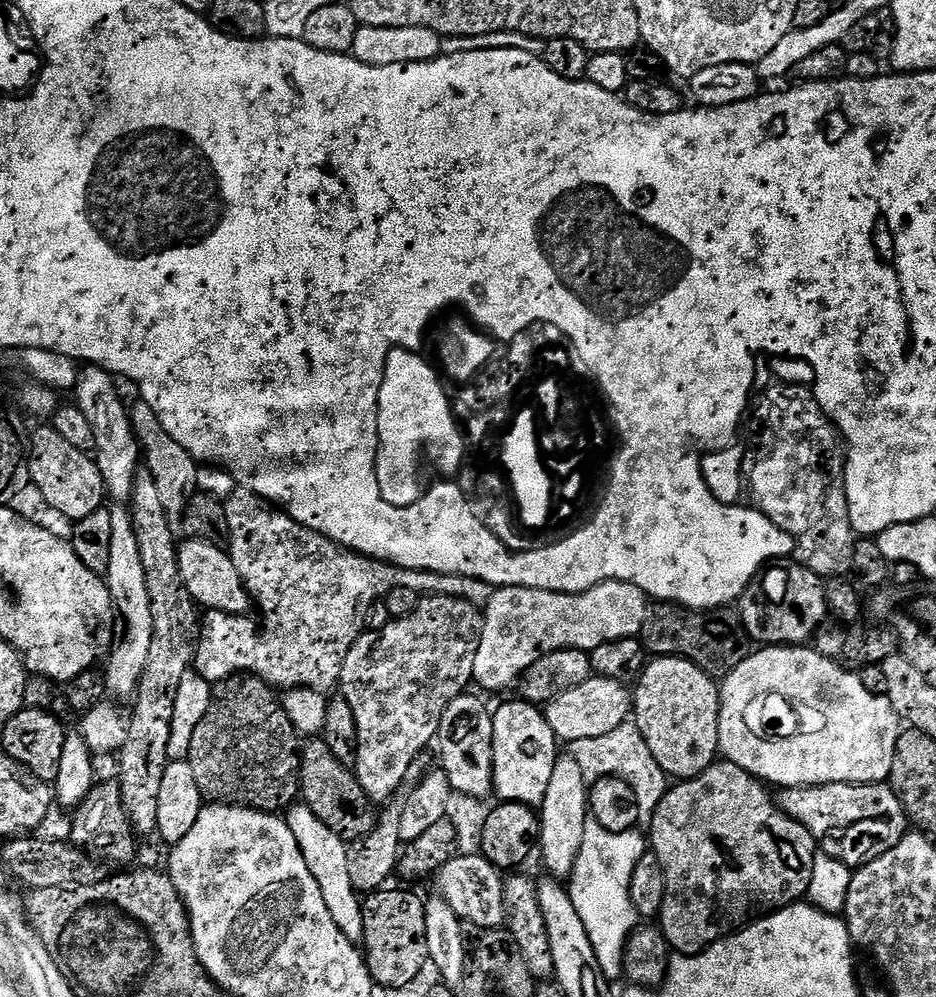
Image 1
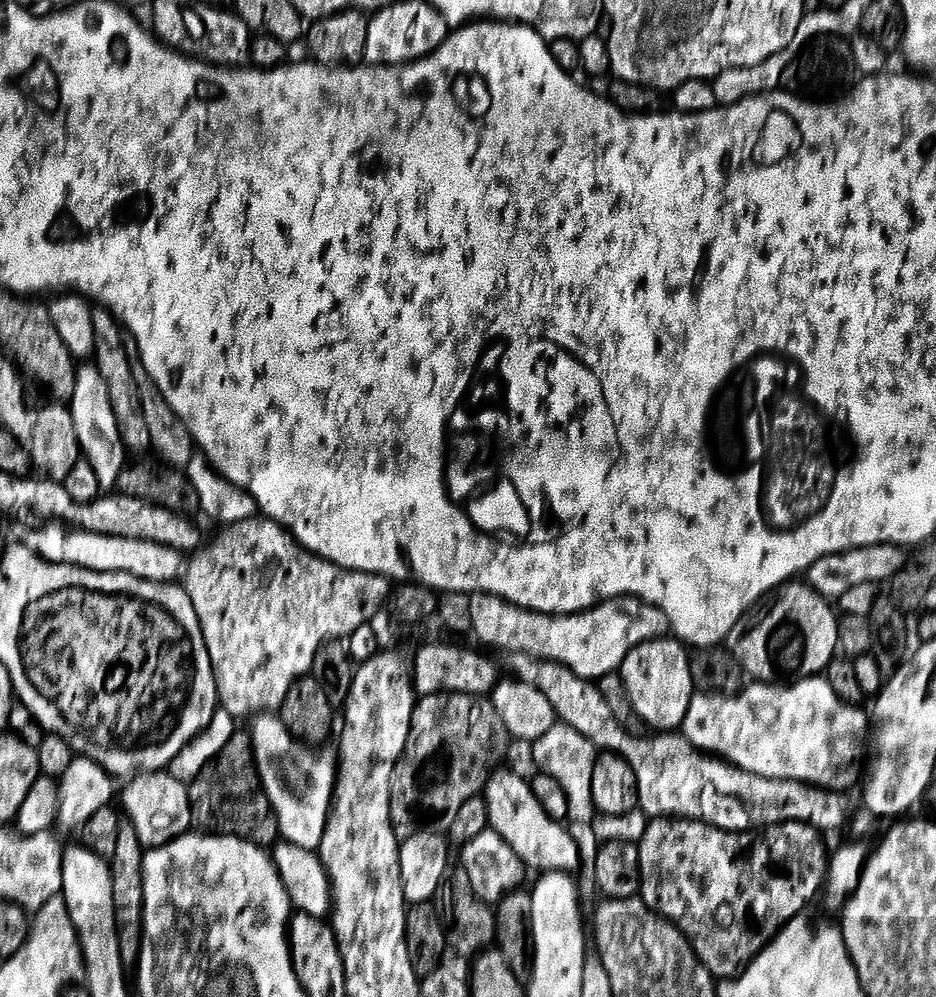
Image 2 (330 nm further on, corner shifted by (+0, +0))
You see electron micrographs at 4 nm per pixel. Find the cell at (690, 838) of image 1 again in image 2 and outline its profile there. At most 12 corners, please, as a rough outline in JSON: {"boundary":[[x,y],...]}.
{"boundary":[[652,818],[639,899],[717,981],[821,895],[819,828]]}

